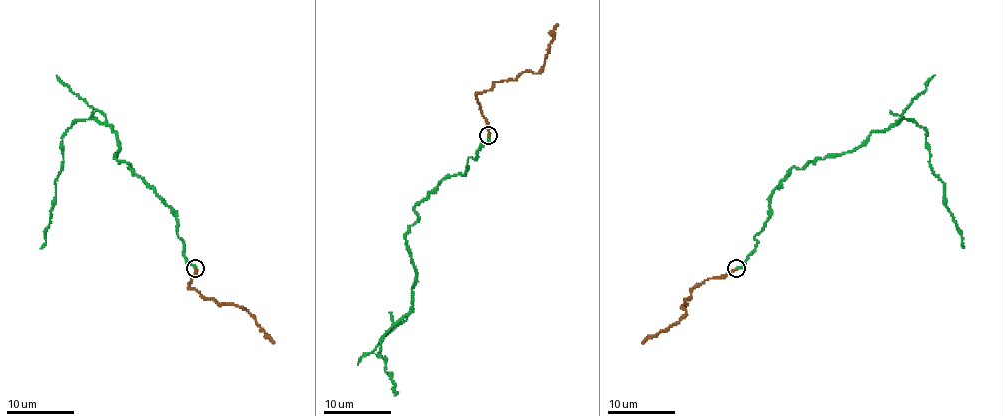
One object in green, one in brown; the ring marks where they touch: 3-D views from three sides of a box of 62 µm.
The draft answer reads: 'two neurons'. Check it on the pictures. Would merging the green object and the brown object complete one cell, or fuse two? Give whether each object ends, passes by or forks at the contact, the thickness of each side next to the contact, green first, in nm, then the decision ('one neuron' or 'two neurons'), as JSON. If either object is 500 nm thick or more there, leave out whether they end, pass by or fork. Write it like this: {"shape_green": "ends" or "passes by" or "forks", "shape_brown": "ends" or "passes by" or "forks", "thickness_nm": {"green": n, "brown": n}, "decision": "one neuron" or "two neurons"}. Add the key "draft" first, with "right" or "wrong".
{"draft": "right", "shape_green": "ends", "shape_brown": "ends", "thickness_nm": {"green": 240, "brown": 200}, "decision": "two neurons"}

